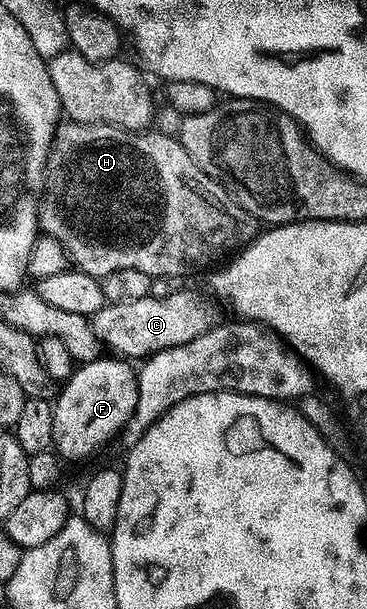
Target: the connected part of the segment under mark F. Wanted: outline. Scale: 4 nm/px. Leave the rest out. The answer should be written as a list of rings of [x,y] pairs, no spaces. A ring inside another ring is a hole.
[[[101,356],[73,369],[72,377],[61,385],[64,387],[61,388],[60,395],[54,398],[52,408],[54,412],[54,436],[52,441],[61,459],[84,458],[87,454],[94,453],[99,446],[106,445],[115,434],[117,437],[123,431],[138,404],[137,371],[134,369],[133,363],[128,360],[121,360],[116,356],[110,357],[112,358]]]

